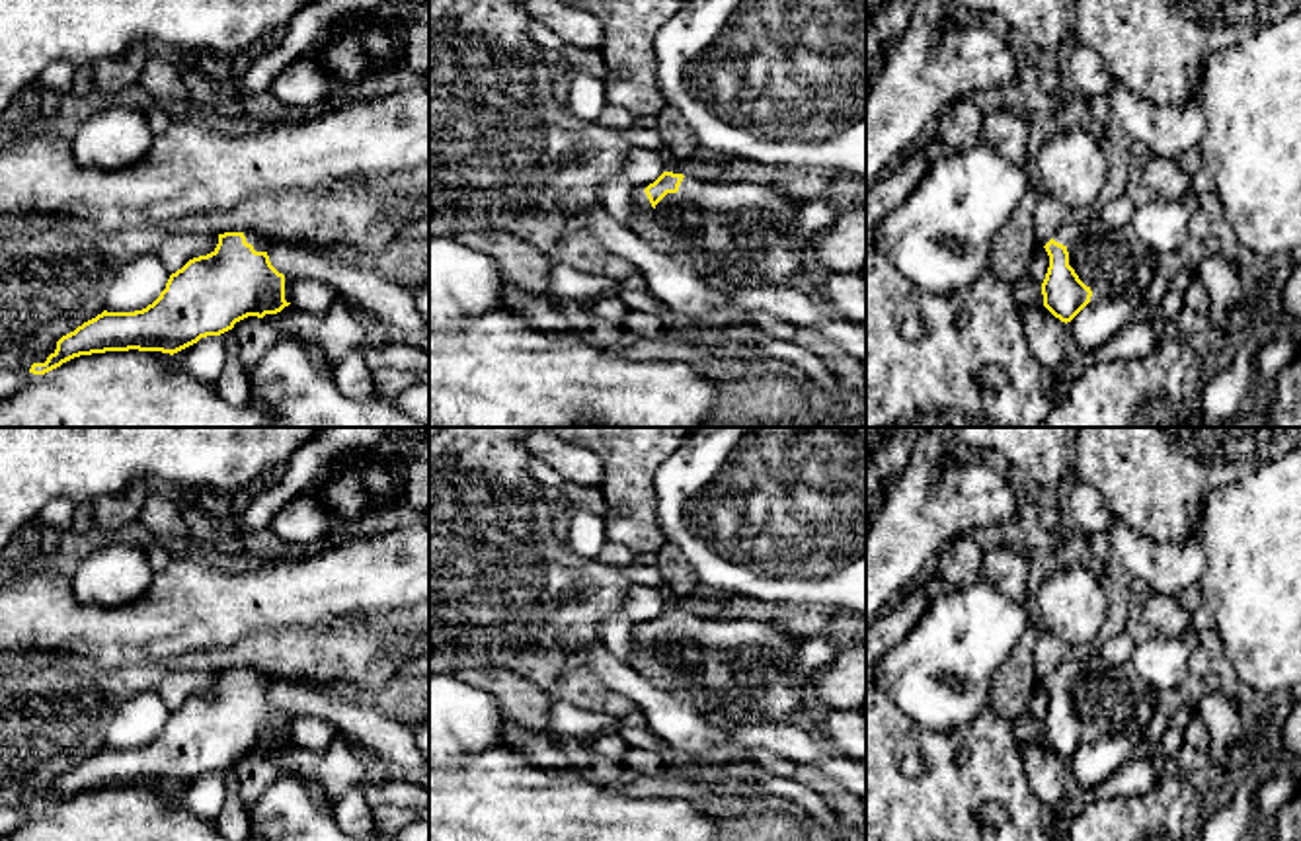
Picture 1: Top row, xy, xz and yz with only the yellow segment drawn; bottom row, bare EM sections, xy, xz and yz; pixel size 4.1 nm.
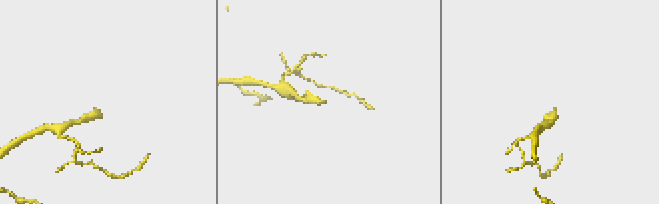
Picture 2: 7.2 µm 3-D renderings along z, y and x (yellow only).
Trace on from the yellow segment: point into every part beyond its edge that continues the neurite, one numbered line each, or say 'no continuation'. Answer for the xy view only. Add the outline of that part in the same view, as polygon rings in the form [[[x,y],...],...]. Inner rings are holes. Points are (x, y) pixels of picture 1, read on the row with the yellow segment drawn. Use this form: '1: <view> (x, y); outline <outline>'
1: xy (332, 254); outline [[[246,232],[246,242],[254,246],[256,252],[267,252],[267,248],[275,242],[285,242],[285,244],[295,244],[298,248],[302,248],[304,252],[308,252],[310,256],[318,256],[320,260],[324,261],[330,261],[330,263],[337,263],[337,265],[347,265],[347,267],[357,267],[357,265],[367,265],[371,263],[371,260],[363,254],[357,254],[355,250],[345,250],[345,248],[335,248],[335,246],[330,246],[330,248],[316,248],[312,244],[296,244],[296,242],[289,242],[289,240],[271,240],[271,238],[261,238],[257,236],[256,232]]]

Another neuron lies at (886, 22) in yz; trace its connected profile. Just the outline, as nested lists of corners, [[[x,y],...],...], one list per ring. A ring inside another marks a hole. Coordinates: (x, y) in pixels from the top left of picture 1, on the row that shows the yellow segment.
[[[878,0],[866,16],[866,100],[901,39],[913,8],[915,0]]]

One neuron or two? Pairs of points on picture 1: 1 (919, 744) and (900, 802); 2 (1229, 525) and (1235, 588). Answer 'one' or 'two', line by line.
1: one
2: one

